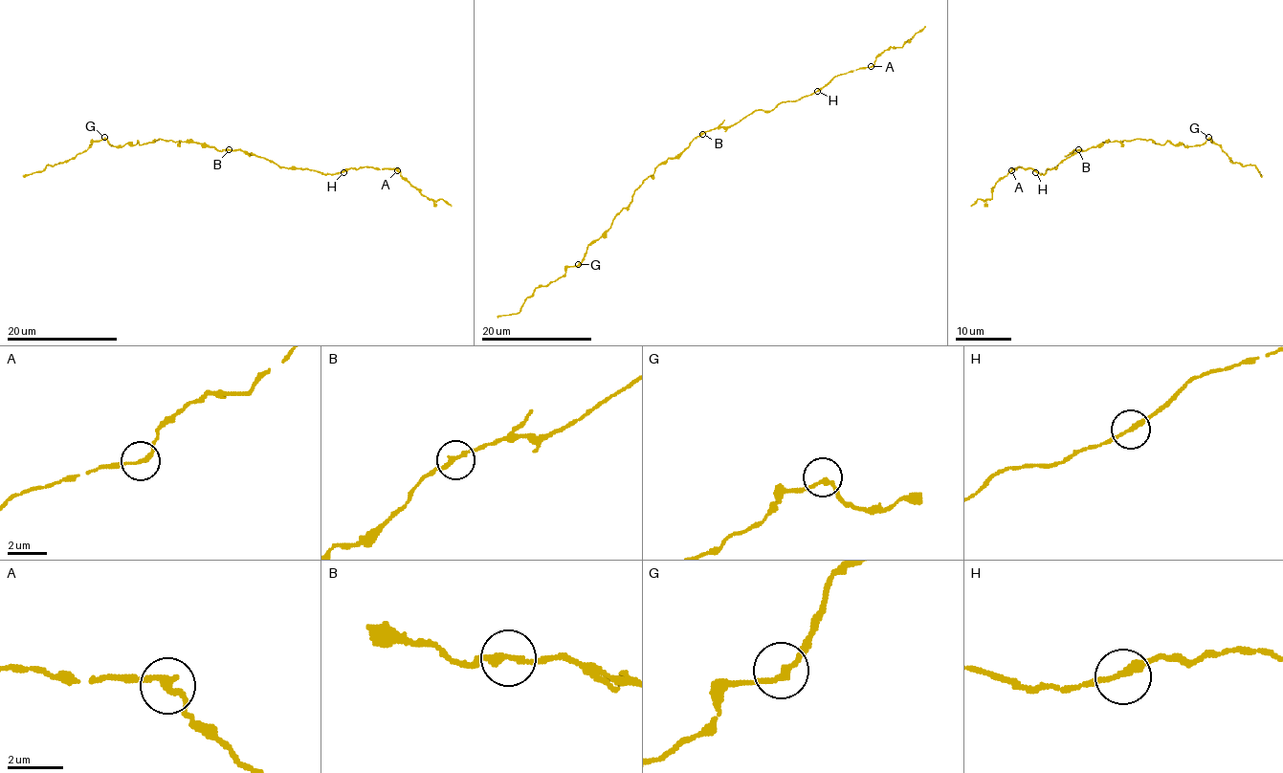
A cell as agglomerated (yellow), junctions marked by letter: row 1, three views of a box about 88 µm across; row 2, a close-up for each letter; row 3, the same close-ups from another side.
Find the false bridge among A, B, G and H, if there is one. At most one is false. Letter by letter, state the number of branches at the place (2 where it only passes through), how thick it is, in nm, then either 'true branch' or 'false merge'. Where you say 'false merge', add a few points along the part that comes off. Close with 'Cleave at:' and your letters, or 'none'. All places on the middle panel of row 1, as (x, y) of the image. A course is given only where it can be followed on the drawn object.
A: 2 | 200 nm | false merge | (872, 66), (887, 49), (897, 48), (925, 26)
B: 2 | 220 nm | true branch
G: 2 | 200 nm | true branch
H: 2 | 240 nm | true branch
Cleave at: A

